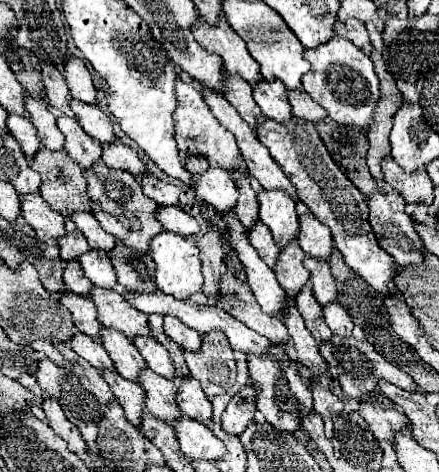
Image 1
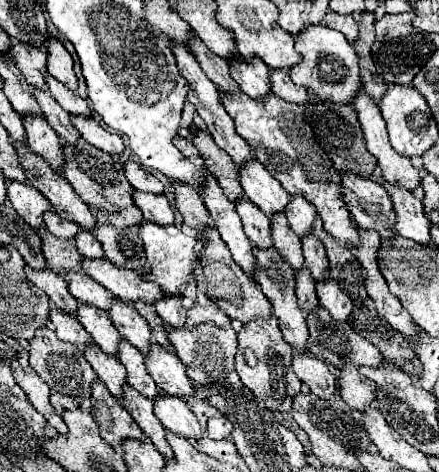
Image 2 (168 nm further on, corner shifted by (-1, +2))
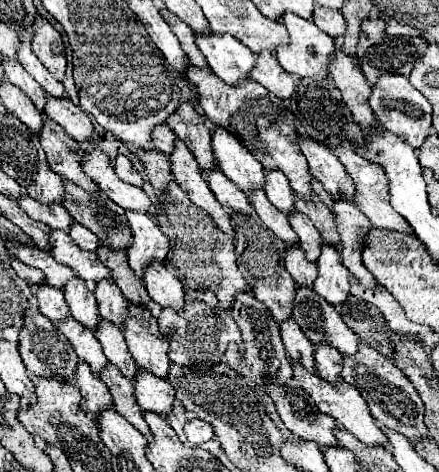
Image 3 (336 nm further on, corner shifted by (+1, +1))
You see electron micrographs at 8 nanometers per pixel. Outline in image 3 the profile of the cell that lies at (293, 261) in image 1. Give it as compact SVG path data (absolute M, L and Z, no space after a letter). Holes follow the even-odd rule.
M262 189L250 191L248 193L248 201L252 203L254 211L264 221L264 225L268 229L272 229L284 243L298 243L298 235L290 227L288 217L282 211L278 211L276 207L272 207L272 203L266 199L266 193Z

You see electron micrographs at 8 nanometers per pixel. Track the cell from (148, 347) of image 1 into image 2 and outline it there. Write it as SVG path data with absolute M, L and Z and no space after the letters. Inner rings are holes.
M116 302L110 312L108 312L110 320L114 322L114 326L118 328L118 332L132 344L136 346L142 354L150 352L150 344L152 344L152 328L148 326L148 322L134 310L128 308L124 302Z

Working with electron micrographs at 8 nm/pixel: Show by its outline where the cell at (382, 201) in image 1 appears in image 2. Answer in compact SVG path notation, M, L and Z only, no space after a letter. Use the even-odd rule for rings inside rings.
M342 172L342 192L360 228L378 230L382 240L396 238L396 214L394 206L390 204L390 194L386 194L386 188L368 178Z

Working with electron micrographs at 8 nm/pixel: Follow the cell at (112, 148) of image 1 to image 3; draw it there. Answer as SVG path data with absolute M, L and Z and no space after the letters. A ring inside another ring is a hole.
M48 95L48 103L44 107L44 113L52 121L56 121L78 143L90 143L92 141L94 127L92 127L90 117L84 111L80 111L68 97L56 99L56 97Z

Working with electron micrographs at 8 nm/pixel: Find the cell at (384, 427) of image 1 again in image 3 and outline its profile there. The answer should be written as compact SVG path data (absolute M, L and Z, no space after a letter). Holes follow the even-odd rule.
M316 345L314 351L314 363L316 363L316 373L328 381L336 381L340 377L340 367L342 367L342 355L334 349L324 345Z

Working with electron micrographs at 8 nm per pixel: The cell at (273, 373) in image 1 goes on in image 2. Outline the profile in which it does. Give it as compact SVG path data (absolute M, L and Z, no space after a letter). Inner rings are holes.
M256 318L244 324L244 330L238 334L240 350L236 354L236 372L242 380L242 384L262 402L270 412L288 412L292 406L294 394L300 394L302 382L296 378L292 370L292 348L282 338L282 332L278 330L276 318ZM246 350L252 350L256 354L256 366L248 366L242 354Z

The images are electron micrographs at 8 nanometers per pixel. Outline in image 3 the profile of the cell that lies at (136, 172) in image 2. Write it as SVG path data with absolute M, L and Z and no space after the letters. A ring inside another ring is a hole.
M118 155L116 159L114 159L116 163L114 163L114 171L116 171L116 175L122 179L122 181L126 181L126 183L130 183L130 185L136 185L136 187L142 187L142 177L140 177L140 173L132 167L132 161L126 157L126 155Z

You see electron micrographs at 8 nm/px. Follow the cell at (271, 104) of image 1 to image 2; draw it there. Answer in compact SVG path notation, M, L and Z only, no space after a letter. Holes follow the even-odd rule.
M234 58L230 62L230 74L250 98L262 100L270 94L270 68L260 58L254 58L252 62Z

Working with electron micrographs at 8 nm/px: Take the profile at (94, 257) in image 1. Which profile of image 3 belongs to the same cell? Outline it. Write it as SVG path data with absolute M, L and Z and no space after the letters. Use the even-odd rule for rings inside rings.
M74 221L68 233L70 233L70 237L74 239L74 243L80 249L84 249L84 251L96 251L98 249L98 237L90 229L86 229L84 225L80 225L80 223Z

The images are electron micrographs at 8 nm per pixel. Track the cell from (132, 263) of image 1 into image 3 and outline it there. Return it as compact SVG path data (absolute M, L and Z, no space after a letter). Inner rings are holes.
M64 181L64 189L64 207L72 219L96 233L102 245L110 249L126 249L132 245L132 233L122 207L102 193L92 195L68 181Z

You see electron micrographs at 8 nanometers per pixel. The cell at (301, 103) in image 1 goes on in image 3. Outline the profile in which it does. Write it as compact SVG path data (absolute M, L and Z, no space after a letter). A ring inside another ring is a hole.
M260 51L260 55L256 55L256 67L252 67L250 77L280 99L288 99L296 87L294 79L280 67L276 55L270 51Z

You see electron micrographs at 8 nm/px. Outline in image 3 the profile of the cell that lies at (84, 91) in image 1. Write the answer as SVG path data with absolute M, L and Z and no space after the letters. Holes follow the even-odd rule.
M36 15L36 23L32 23L32 29L34 29L32 51L44 63L44 67L58 81L62 81L66 71L66 53L64 53L64 43L60 33L42 15Z

